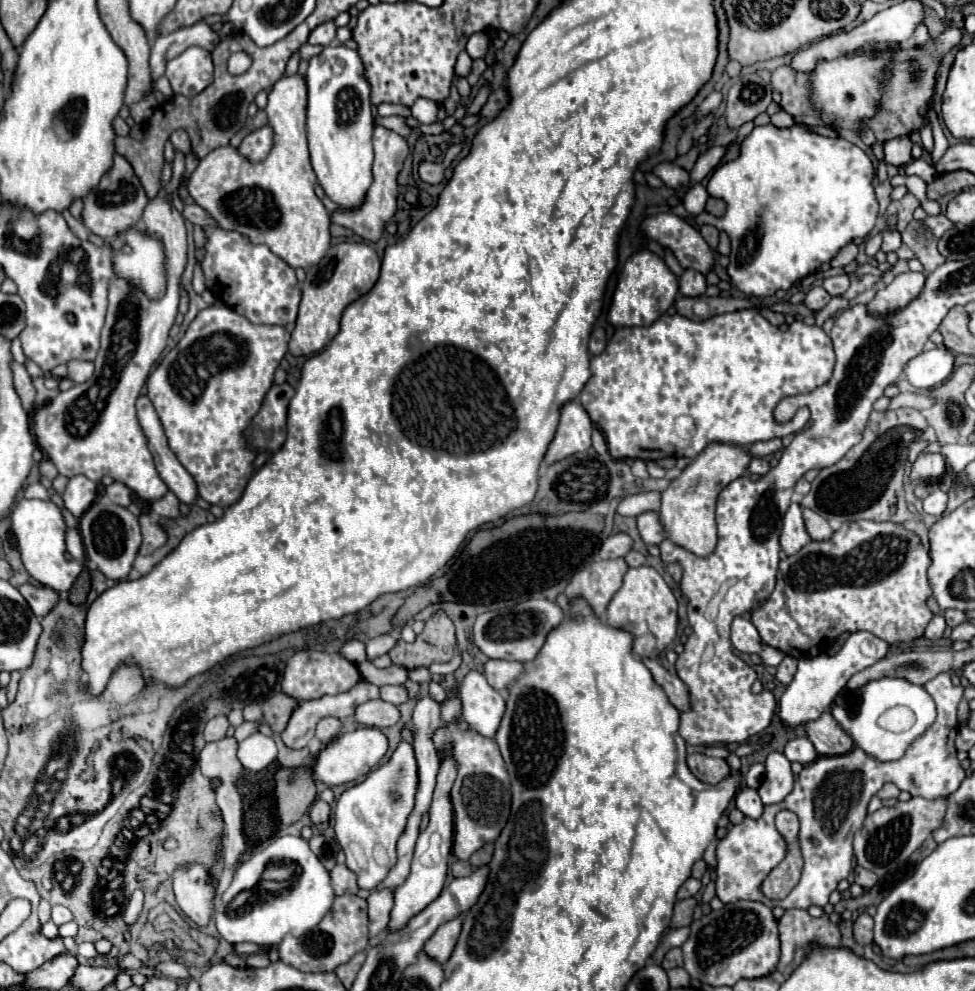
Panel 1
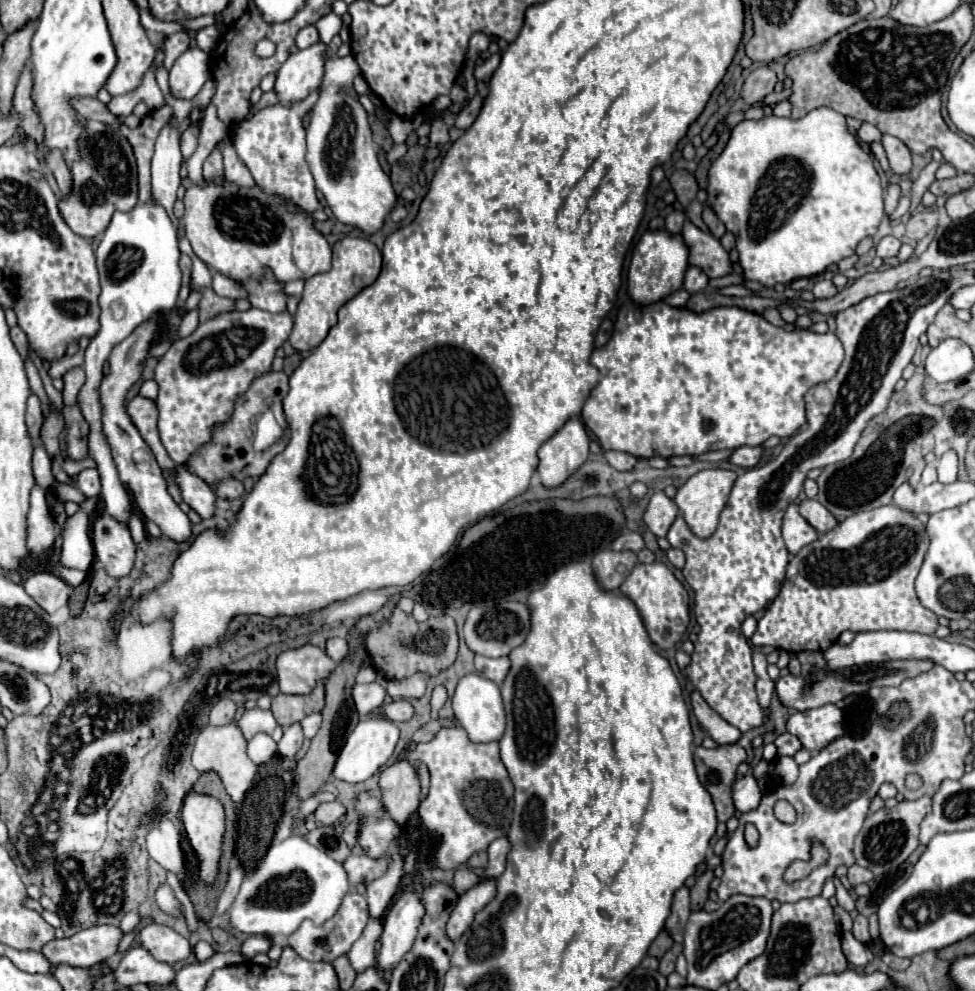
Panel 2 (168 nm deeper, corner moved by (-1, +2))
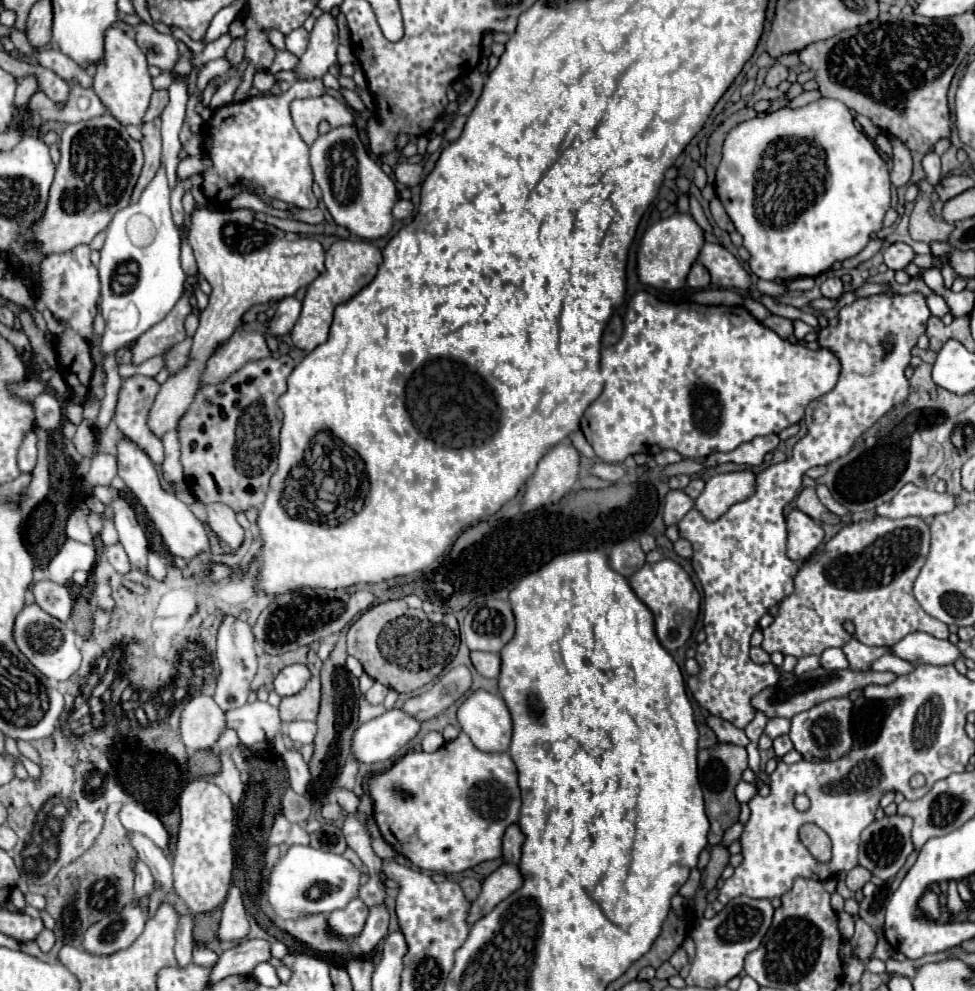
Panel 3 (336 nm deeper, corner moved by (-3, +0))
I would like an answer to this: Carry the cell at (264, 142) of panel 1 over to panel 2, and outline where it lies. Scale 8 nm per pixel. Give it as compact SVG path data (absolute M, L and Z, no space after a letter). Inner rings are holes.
M318 90L312 92L306 100L294 106L268 106L252 116L252 120L242 120L232 128L234 148L240 160L250 168L258 186L262 186L270 194L280 194L294 204L298 204L306 212L322 210L316 198L314 178L306 164L306 126L304 116L312 110L314 102L318 100Z

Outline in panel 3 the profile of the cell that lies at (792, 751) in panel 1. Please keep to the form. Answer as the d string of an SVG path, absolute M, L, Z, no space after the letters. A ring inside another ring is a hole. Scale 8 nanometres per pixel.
M778 736L776 740L774 740L774 752L776 752L776 756L778 758L782 758L786 752L790 752L794 746L792 746L792 740L790 740L790 736Z

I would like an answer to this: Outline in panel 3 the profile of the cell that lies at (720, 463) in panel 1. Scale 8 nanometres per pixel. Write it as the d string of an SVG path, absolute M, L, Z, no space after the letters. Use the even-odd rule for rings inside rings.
M738 470L730 474L716 474L706 482L704 492L696 498L696 510L706 520L718 520L730 506L746 500L756 490L756 474L752 470Z

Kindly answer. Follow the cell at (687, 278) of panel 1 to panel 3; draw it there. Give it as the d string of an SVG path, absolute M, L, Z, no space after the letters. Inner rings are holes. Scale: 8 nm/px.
M694 262L694 266L690 268L690 274L688 274L688 280L686 284L694 290L704 290L710 286L710 274L708 270L700 264L700 262Z

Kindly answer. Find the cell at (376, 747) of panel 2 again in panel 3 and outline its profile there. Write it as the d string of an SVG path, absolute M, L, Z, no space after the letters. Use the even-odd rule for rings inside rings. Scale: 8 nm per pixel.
M402 708L386 710L382 716L360 724L352 738L352 752L364 764L384 762L406 746L420 732L420 726Z

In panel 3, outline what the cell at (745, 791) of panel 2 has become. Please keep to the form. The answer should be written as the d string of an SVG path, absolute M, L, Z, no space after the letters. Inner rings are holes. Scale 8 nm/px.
M740 782L736 786L736 798L738 798L738 802L748 802L756 792L758 790L752 784L748 784L748 782Z

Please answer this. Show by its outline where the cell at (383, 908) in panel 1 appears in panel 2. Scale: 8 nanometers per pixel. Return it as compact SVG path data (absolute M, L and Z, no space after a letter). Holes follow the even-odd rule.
M370 918L362 936L354 942L354 946L348 952L348 960L350 964L356 968L356 972L362 972L366 968L370 968L376 962L376 952L374 952L374 944L382 934L382 922L380 918Z

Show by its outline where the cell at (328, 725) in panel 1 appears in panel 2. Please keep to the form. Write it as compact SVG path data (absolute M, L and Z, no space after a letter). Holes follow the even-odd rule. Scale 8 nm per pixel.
M310 714L302 720L302 728L304 728L304 736L306 738L314 738L320 730L320 724L322 724L322 714Z

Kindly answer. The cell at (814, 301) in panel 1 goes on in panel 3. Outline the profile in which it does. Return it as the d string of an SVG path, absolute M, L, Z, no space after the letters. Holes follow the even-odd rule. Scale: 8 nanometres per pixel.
M830 276L822 286L822 294L826 296L826 298L838 298L838 296L842 296L842 280L838 278L838 276Z

